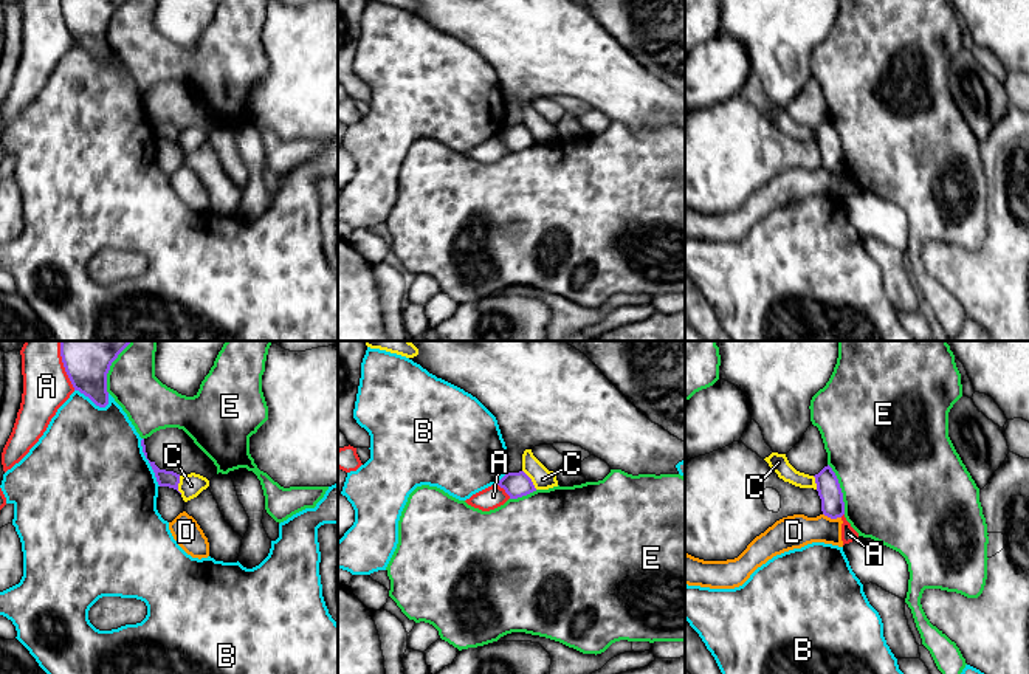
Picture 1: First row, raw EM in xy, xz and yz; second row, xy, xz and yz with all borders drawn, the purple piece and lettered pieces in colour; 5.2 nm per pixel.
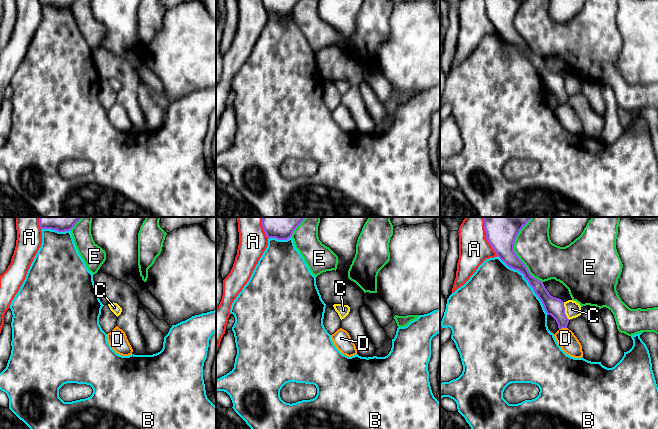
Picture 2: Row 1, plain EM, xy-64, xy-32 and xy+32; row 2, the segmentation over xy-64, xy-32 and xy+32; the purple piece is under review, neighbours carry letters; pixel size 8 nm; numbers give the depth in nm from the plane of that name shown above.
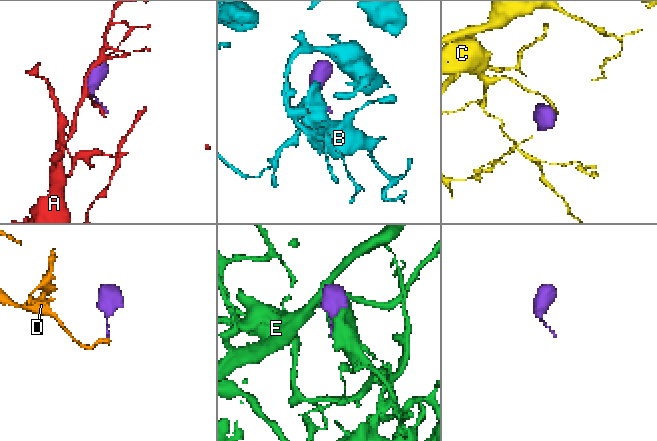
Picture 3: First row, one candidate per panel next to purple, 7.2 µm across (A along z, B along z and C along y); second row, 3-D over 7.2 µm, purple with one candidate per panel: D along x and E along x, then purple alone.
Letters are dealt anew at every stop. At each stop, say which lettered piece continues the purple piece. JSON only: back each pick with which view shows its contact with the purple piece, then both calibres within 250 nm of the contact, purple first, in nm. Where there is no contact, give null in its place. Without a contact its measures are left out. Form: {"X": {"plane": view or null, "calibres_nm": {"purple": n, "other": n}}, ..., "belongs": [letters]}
{"belongs": []}

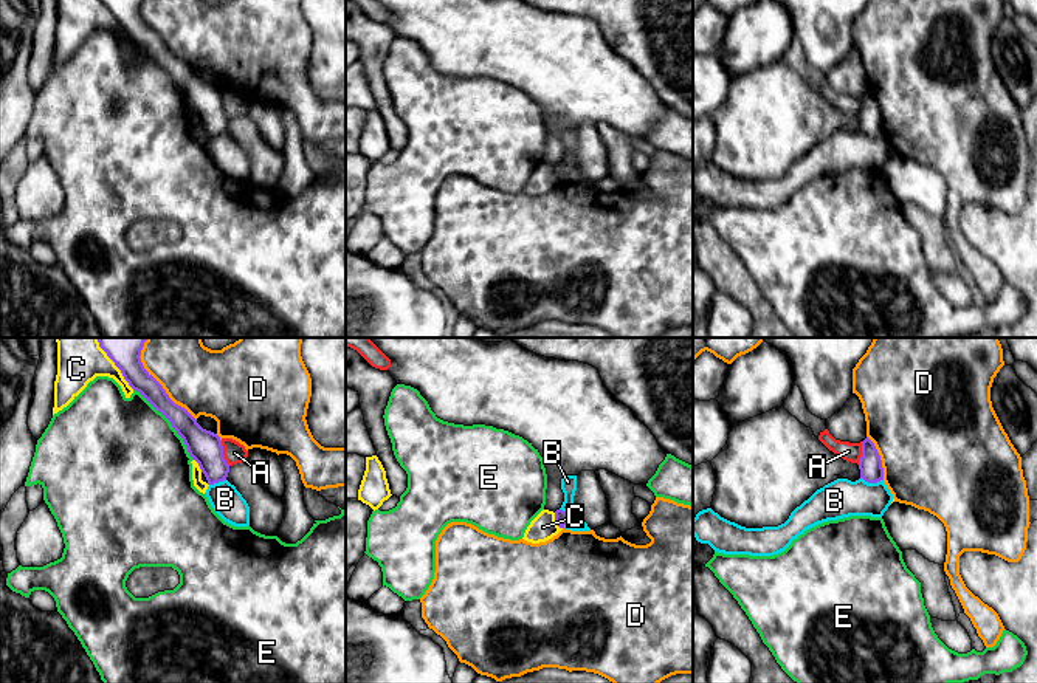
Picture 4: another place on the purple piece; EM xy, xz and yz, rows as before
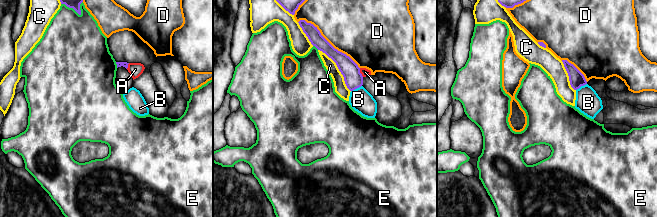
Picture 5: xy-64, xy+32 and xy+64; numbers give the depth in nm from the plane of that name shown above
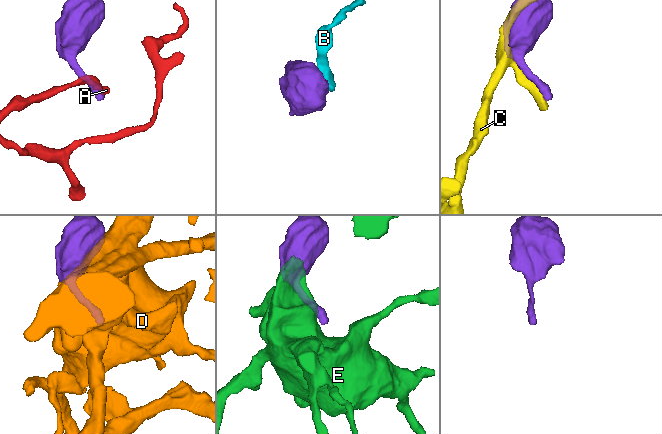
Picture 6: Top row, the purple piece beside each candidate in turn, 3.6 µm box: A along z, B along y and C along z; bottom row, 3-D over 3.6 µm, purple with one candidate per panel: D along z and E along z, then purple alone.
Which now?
{"belongs": []}

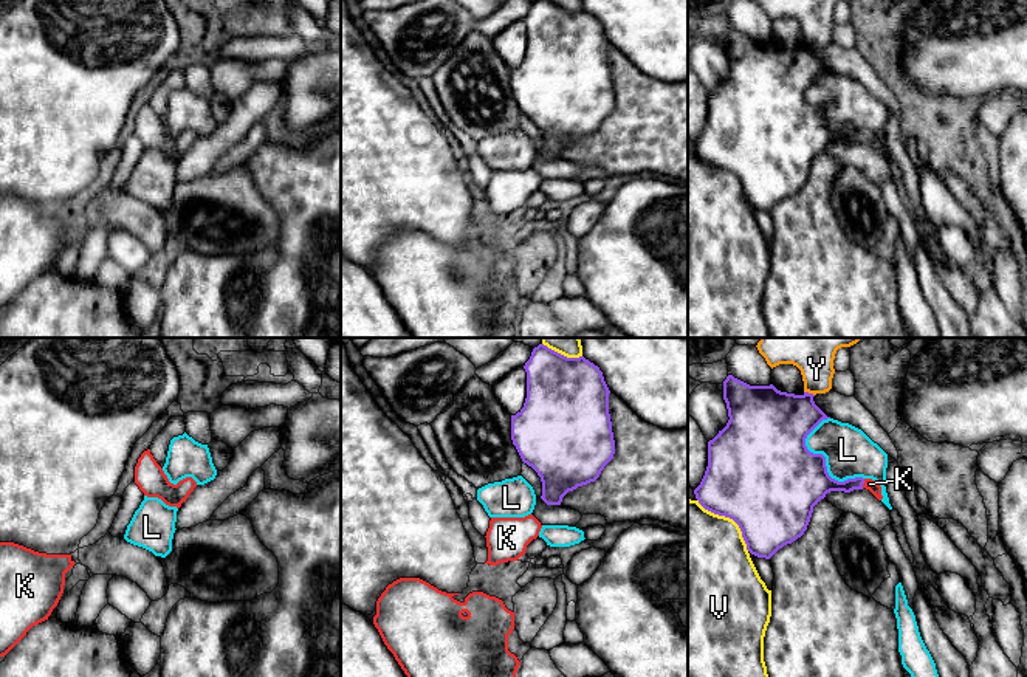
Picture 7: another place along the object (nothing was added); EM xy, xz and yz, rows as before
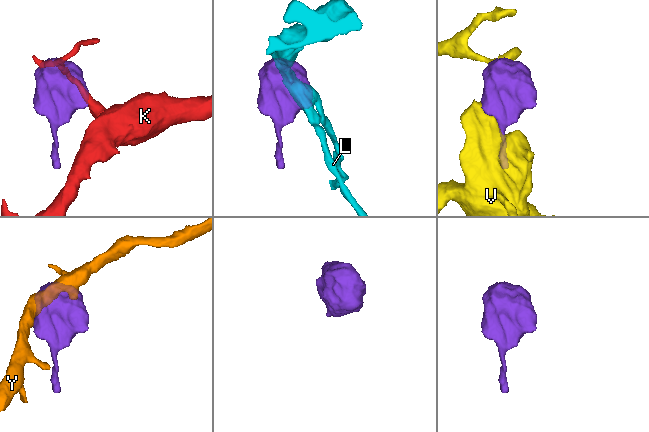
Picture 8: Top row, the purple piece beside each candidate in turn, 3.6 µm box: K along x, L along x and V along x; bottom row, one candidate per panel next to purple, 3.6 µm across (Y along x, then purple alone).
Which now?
{"K": {"plane": "yz", "calibres_nm": {"purple": 160, "other": 60}}, "belongs": ["K"]}

